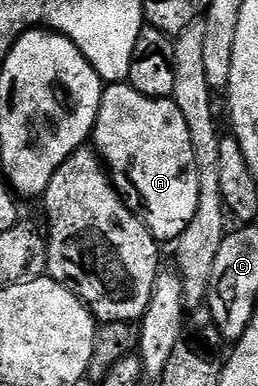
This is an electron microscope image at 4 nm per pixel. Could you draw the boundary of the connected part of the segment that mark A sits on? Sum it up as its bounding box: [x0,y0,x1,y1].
[93,83,199,243]

